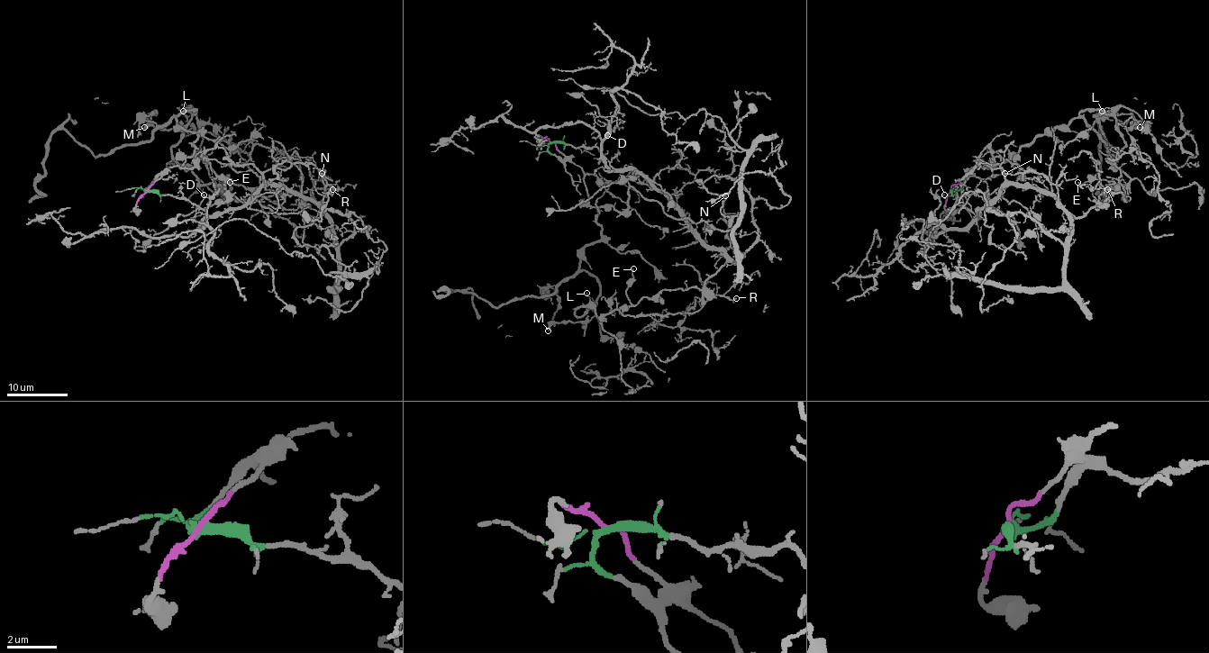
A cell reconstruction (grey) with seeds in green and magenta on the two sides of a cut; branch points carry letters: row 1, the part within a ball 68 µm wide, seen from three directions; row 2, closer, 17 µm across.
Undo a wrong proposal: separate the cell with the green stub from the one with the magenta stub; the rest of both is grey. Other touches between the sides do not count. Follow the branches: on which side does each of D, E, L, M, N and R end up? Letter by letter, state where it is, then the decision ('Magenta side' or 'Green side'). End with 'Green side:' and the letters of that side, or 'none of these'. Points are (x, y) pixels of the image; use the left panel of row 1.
D: Place: (204, 194). Green side
E: Place: (230, 182). Magenta side
L: Place: (183, 111). Magenta side
M: Place: (144, 127). Magenta side
N: Place: (322, 173). Green side
R: Place: (332, 189). Green side
Green side: D, N, R

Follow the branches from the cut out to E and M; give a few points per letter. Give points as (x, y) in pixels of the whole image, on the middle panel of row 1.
E: (550, 141), (580, 167), (602, 227), (579, 267), (597, 301), (575, 314), (625, 308), (632, 268)
M: (550, 141), (580, 167), (602, 227), (601, 238), (584, 249), (577, 270), (549, 286), (558, 306), (549, 331)

